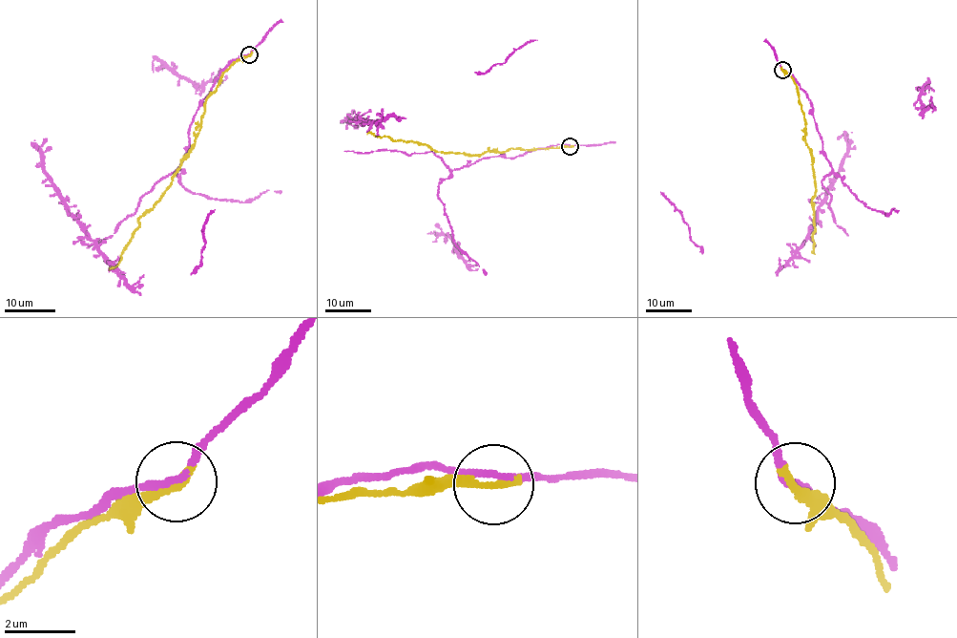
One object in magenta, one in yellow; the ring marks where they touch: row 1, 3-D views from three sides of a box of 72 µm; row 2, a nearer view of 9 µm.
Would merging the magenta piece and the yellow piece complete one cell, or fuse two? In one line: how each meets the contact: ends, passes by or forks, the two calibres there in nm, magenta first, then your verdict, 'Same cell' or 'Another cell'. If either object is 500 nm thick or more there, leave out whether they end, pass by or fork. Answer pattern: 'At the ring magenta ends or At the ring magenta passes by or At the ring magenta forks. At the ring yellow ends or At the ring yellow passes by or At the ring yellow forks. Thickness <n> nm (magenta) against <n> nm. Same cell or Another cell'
At the ring magenta passes by. At the ring yellow ends. Thickness 170 nm (magenta) against 320 nm. Another cell

